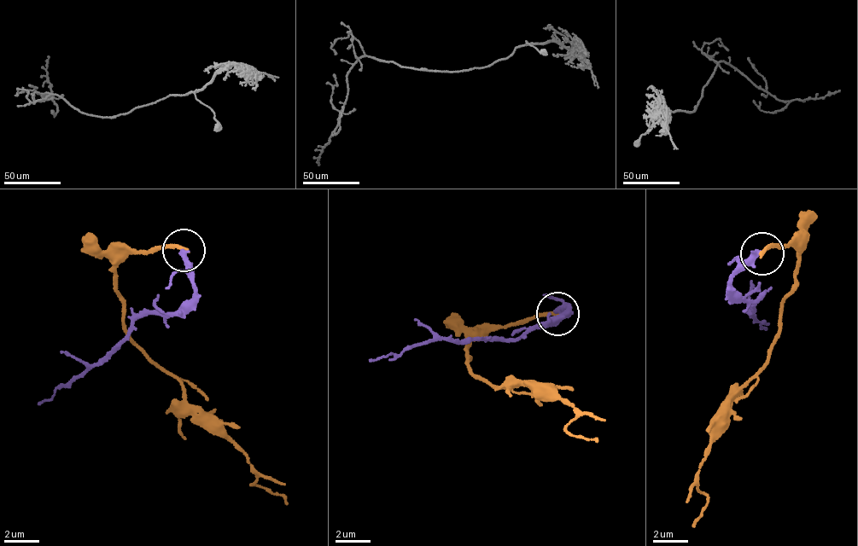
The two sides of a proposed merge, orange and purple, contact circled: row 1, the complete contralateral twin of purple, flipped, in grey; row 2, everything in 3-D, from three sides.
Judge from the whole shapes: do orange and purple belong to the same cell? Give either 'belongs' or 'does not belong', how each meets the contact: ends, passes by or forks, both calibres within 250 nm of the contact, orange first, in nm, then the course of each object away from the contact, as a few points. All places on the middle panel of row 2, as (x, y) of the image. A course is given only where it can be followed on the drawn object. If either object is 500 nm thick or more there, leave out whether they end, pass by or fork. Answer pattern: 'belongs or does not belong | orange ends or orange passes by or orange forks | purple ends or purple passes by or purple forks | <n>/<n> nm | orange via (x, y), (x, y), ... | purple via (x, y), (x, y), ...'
does not belong | orange ends | purple ends | 260/360 nm | orange via (558, 316), (538, 312), (471, 337), (464, 358), (493, 387), (522, 386), (575, 408), (570, 432), (596, 440) | purple via (558, 311), (569, 308), (563, 317), (493, 341), (443, 337), (368, 359)

